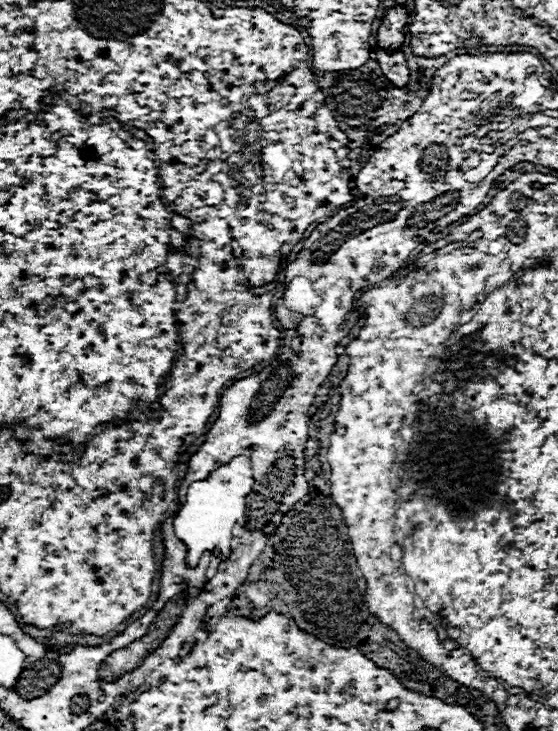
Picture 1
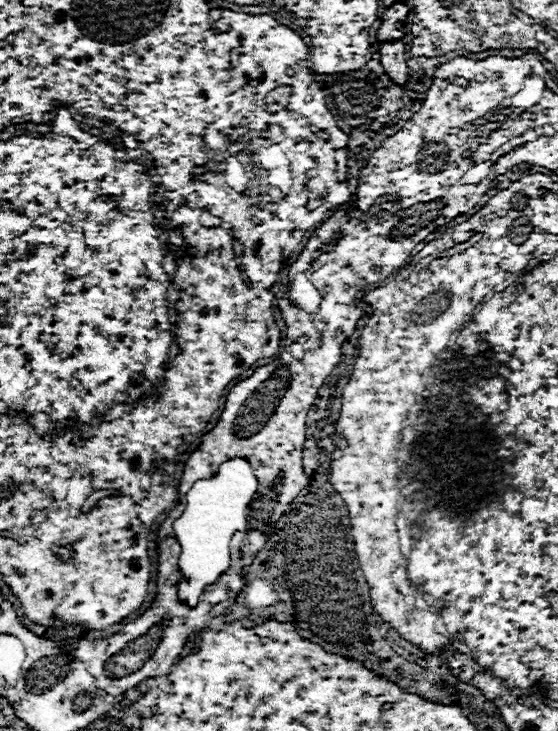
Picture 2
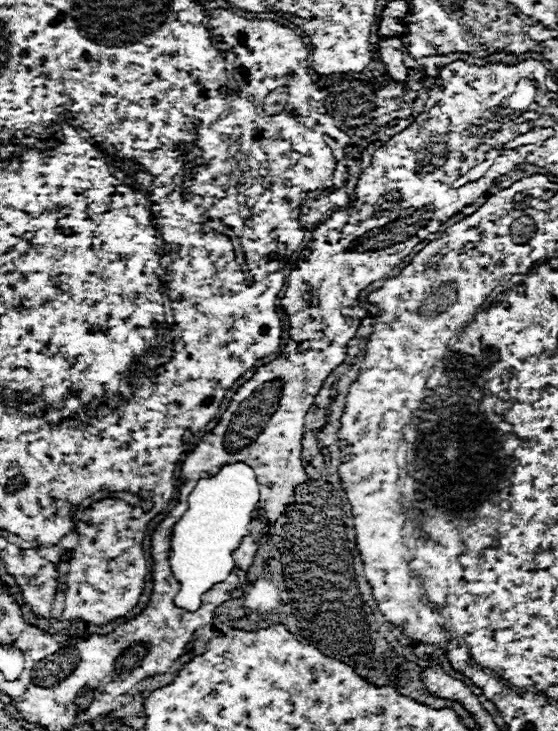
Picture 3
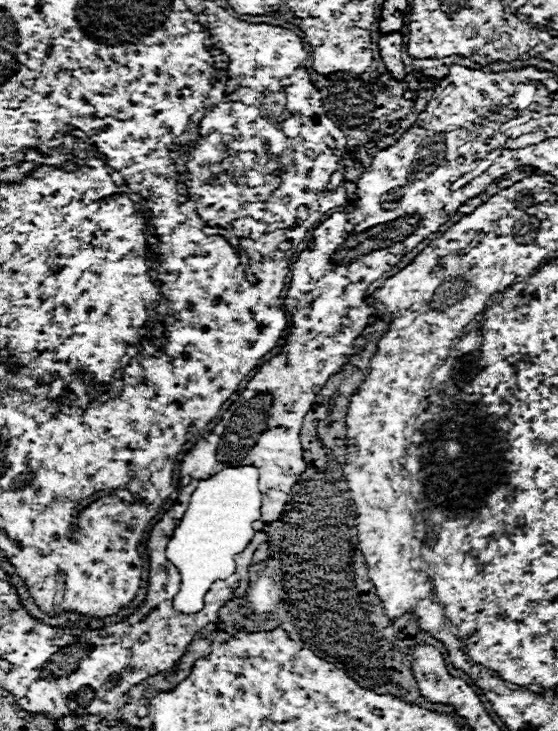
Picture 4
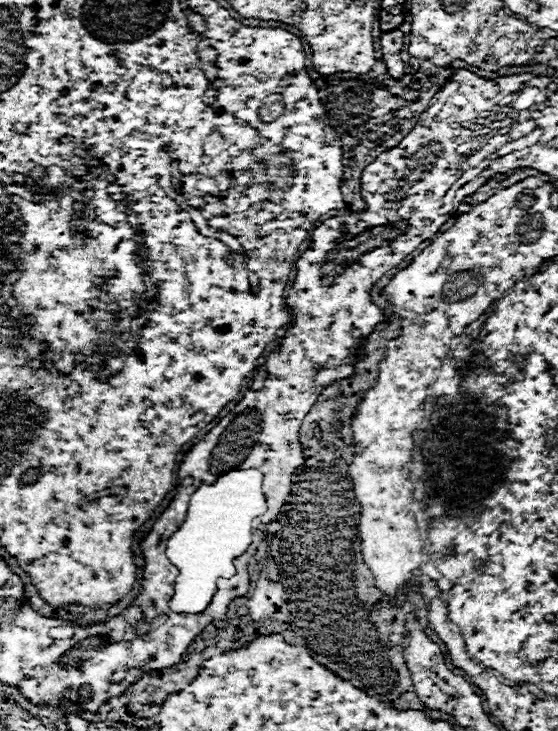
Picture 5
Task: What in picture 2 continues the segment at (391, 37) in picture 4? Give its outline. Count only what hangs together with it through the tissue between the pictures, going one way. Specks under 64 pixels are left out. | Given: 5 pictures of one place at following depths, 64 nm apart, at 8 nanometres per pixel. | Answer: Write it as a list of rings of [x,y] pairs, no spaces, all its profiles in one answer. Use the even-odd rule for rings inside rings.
[[[382,42],[378,46],[378,60],[388,74],[388,78],[402,86],[408,82],[408,66],[406,66],[406,54],[404,54],[404,44],[402,42]]]

